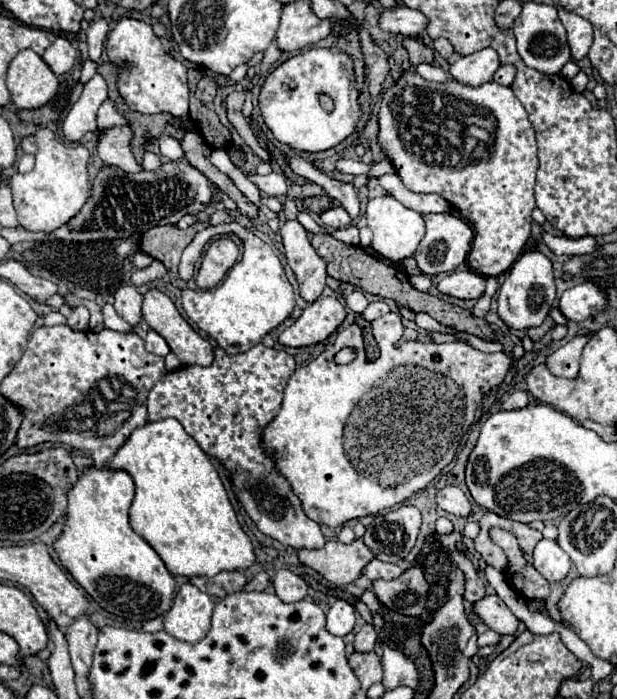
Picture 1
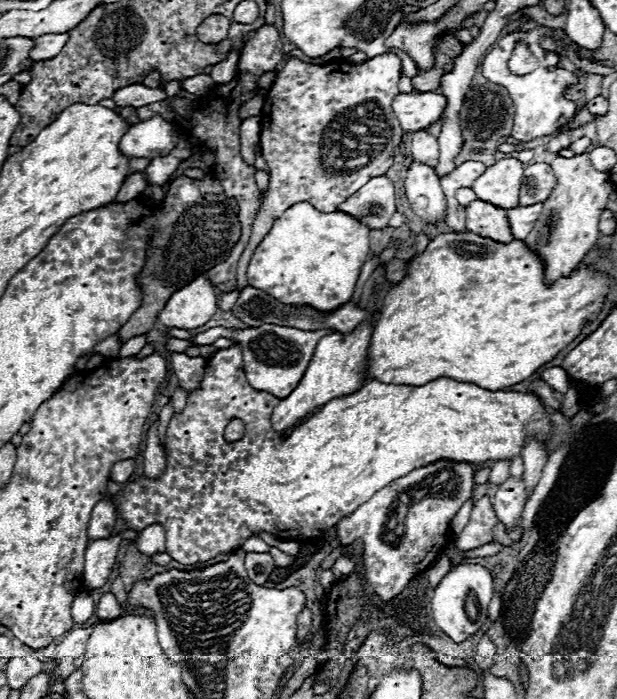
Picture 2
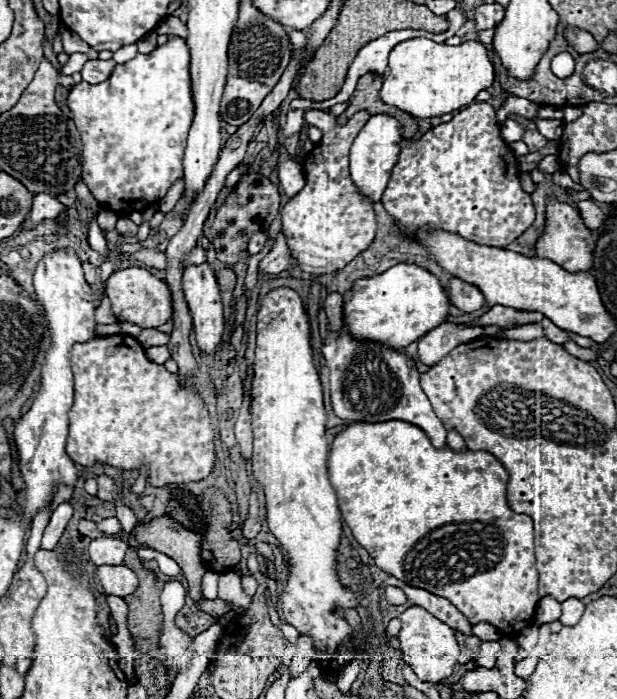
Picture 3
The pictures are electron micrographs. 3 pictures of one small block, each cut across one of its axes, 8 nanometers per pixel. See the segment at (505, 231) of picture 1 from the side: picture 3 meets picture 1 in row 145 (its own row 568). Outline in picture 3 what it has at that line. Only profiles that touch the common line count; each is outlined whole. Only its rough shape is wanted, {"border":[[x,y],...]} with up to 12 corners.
{"border":[[348,424],[342,518],[386,574],[504,636],[538,604],[532,518],[488,452]]}

